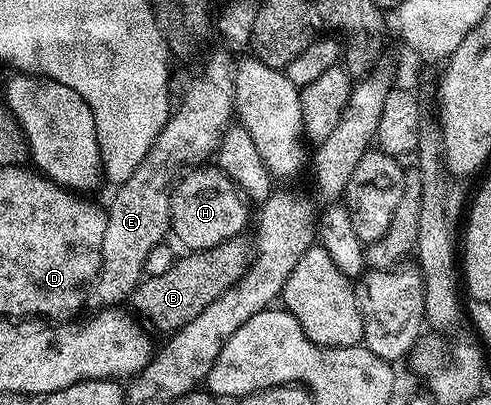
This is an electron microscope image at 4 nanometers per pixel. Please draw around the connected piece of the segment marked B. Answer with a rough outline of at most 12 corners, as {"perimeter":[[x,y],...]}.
{"perimeter":[[249,245],[197,249],[144,276],[129,305],[163,335],[239,282]]}

